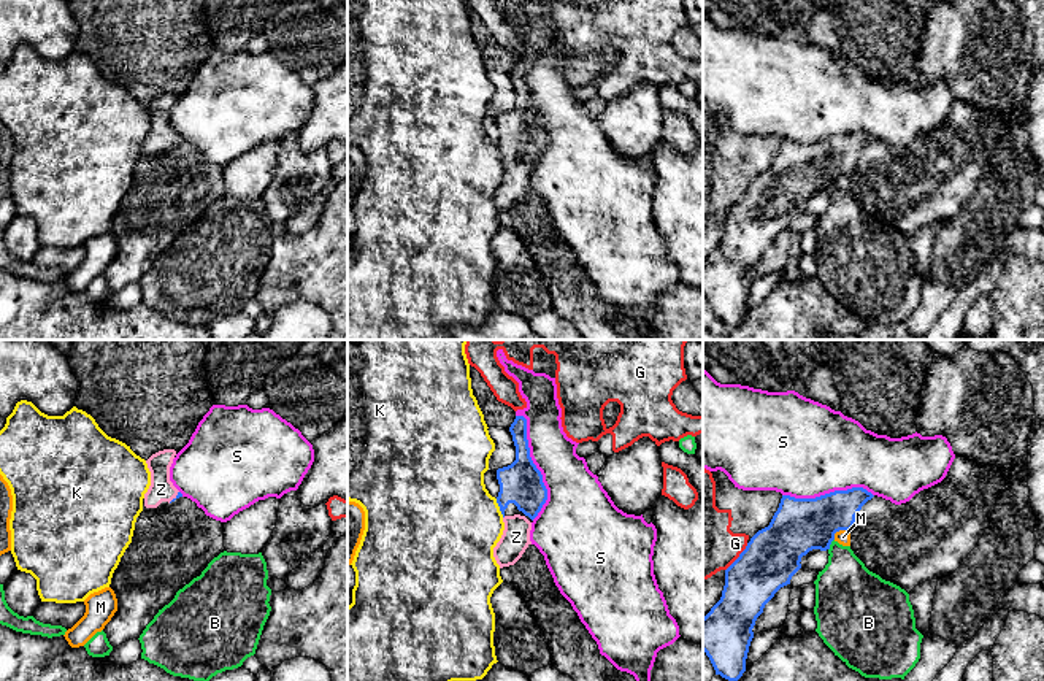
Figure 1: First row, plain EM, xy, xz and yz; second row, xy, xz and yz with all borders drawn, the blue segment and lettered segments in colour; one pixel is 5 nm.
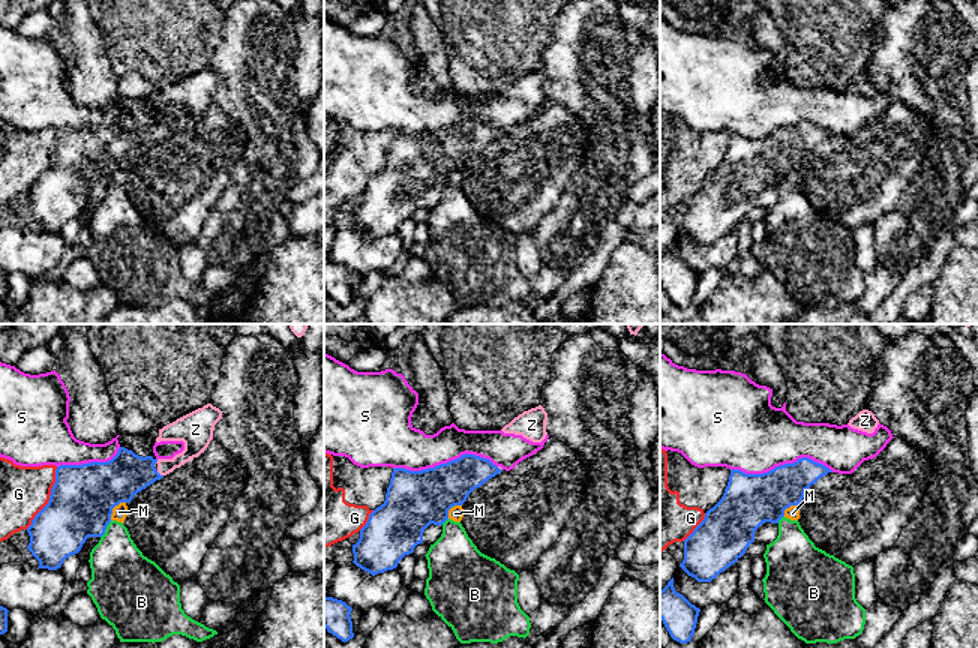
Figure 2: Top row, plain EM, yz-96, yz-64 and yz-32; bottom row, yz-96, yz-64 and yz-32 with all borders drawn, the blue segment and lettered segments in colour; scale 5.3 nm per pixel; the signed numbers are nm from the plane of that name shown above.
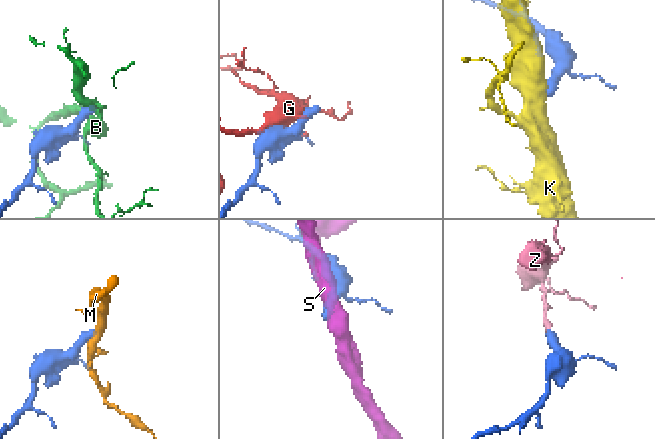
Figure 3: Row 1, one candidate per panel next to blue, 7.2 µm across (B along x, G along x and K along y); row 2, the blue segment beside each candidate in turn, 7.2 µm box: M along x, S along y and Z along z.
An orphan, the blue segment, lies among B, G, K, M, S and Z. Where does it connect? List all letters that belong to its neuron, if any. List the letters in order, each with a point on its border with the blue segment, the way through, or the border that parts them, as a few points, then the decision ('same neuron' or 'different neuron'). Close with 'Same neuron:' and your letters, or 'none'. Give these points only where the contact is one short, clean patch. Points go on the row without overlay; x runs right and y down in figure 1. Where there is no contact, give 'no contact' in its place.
B: meets blue in yz at (830, 188); border along yz (833, 183), (829, 194); different neuron
G: meets blue in yz at (738, 202); different neuron
K: meets blue in xz at (500, 153); border along xz (495, 143), (503, 161); different neuron
M: meets blue in yz at (838, 175); border along yz (848, 173), (840, 173), (833, 183); different neuron
S: meets blue in xz at (535, 110); different neuron
Z: meets blue in xy at (173, 143); runs through xy (180, 138), (173, 143), (161, 134); same neuron
Same neuron: Z

